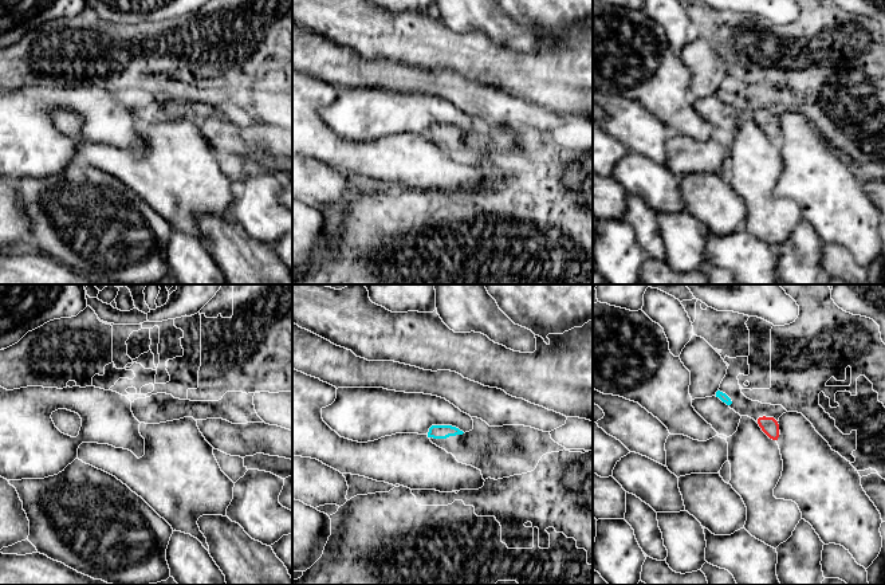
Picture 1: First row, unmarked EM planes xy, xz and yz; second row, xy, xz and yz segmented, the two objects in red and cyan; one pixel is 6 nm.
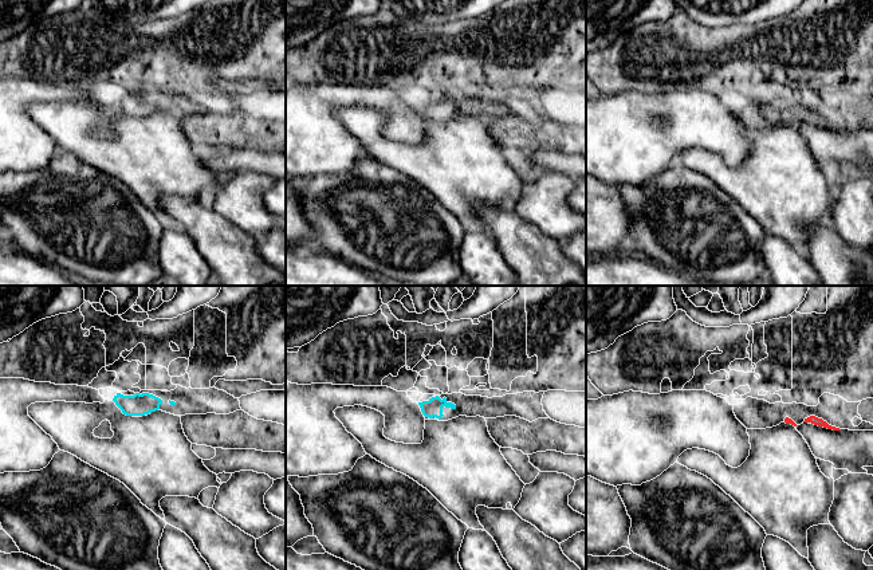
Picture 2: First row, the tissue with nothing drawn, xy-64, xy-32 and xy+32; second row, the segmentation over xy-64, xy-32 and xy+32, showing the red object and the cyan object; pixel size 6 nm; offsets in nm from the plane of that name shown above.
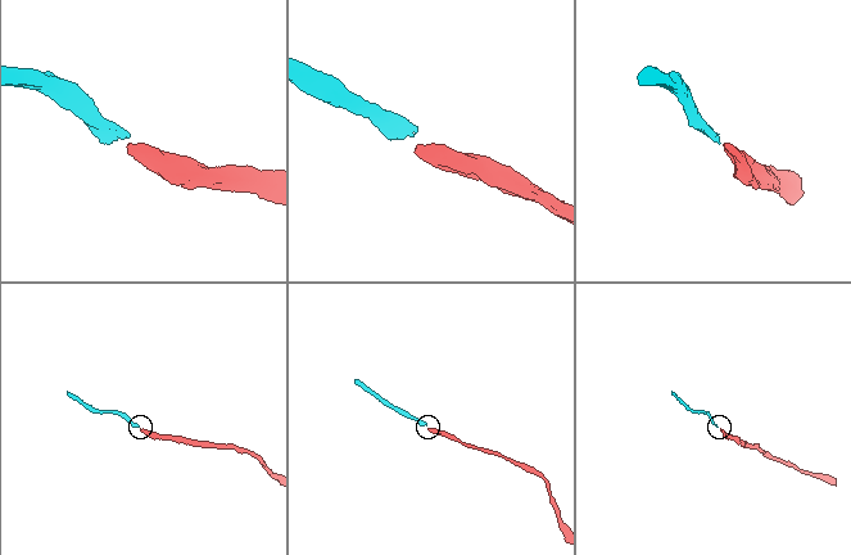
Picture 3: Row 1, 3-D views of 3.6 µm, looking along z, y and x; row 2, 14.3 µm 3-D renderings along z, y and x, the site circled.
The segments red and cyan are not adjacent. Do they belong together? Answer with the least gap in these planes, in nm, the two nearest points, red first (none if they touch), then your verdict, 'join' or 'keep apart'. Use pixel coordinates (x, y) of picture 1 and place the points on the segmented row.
190 nm | yz (758, 419), (731, 403) | join

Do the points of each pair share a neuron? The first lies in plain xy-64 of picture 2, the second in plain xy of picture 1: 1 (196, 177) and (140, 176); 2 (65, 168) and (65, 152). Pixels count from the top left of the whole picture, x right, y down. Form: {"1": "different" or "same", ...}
{"1": "same", "2": "different"}

